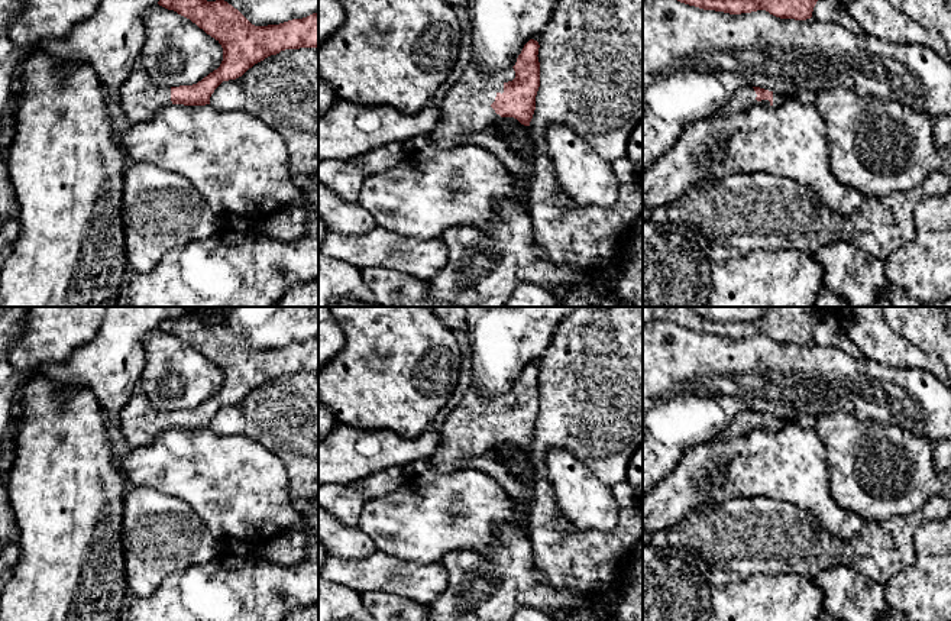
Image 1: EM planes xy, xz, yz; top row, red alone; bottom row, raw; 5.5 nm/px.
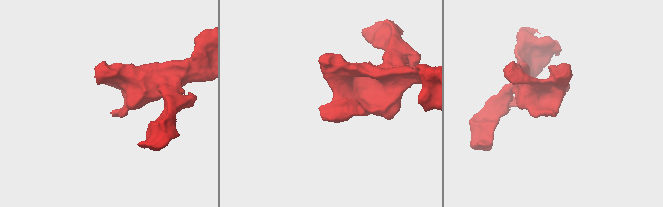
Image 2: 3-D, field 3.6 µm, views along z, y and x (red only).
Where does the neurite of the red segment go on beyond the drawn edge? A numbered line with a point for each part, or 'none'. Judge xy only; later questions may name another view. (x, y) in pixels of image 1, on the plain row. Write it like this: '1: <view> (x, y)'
1: xy (141, 423)

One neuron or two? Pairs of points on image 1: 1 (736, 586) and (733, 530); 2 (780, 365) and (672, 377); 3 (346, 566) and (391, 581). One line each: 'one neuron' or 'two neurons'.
1: two neurons
2: one neuron
3: one neuron

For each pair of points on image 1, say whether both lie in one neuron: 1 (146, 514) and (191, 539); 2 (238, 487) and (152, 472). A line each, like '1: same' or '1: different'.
1: same
2: same

